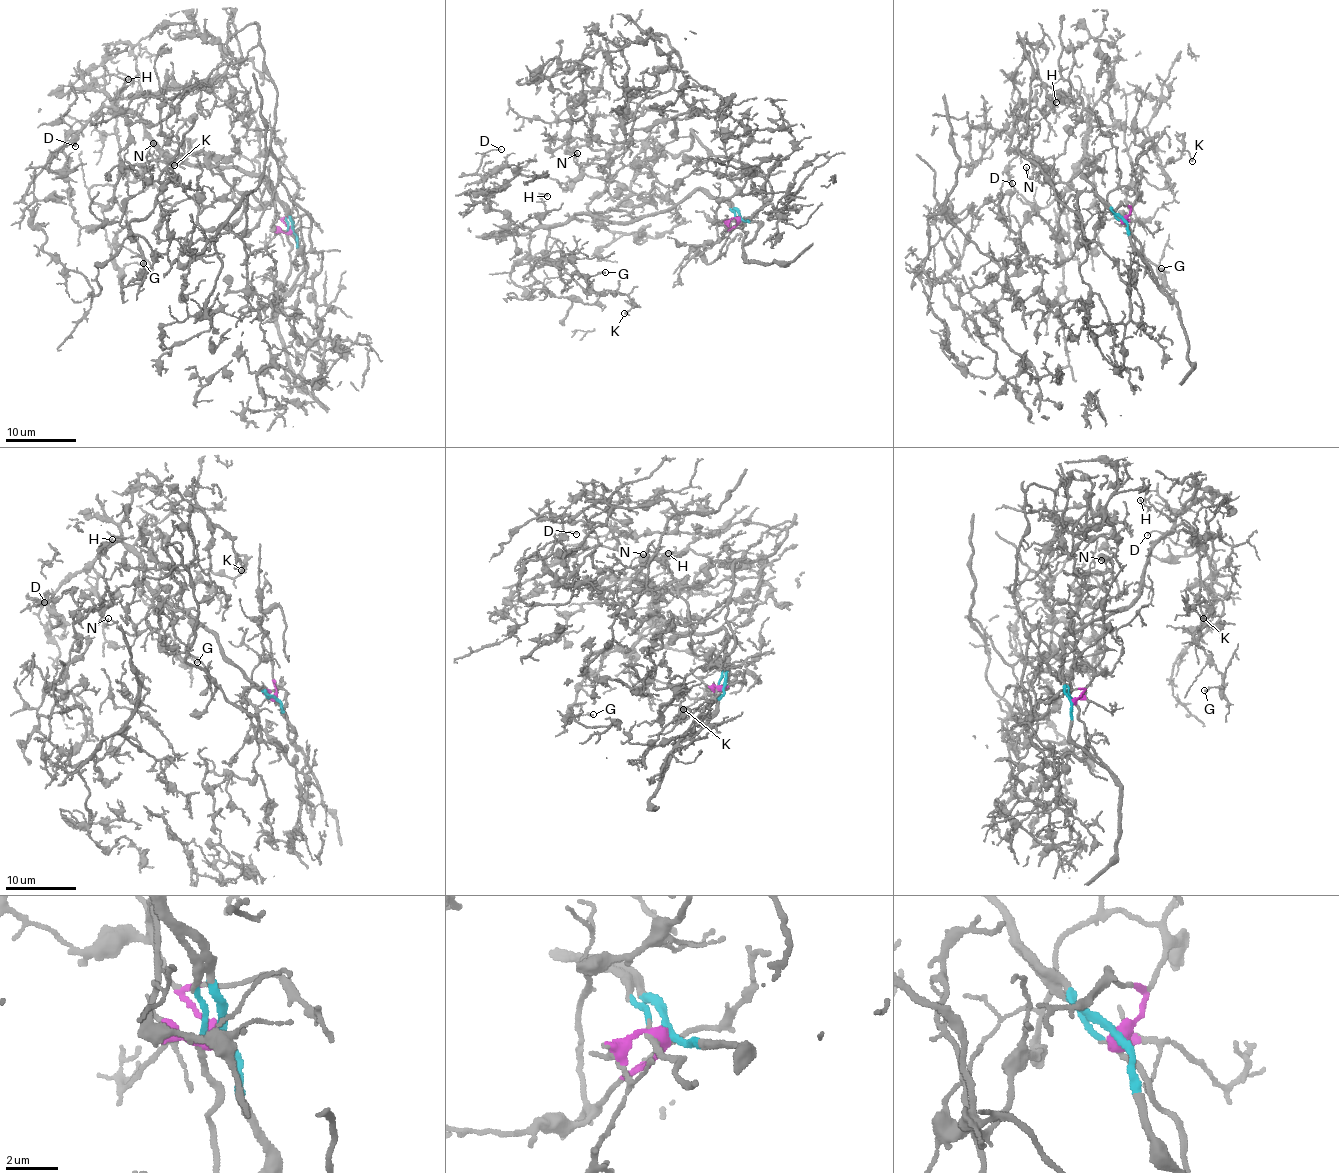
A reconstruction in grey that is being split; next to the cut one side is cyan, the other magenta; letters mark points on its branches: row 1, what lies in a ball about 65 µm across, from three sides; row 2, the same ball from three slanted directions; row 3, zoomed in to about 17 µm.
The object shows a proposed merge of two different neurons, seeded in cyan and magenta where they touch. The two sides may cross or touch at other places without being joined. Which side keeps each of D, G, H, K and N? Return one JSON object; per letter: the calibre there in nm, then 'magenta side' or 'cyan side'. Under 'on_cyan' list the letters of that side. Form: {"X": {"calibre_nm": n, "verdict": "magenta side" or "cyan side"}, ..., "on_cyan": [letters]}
{"D": {"calibre_nm": 120, "verdict": "cyan side"}, "G": {"calibre_nm": 130, "verdict": "cyan side"}, "H": {"calibre_nm": 90, "verdict": "cyan side"}, "K": {"calibre_nm": 130, "verdict": "cyan side"}, "N": {"calibre_nm": 120, "verdict": "magenta side"}, "on_cyan": ["D", "G", "H", "K"]}

